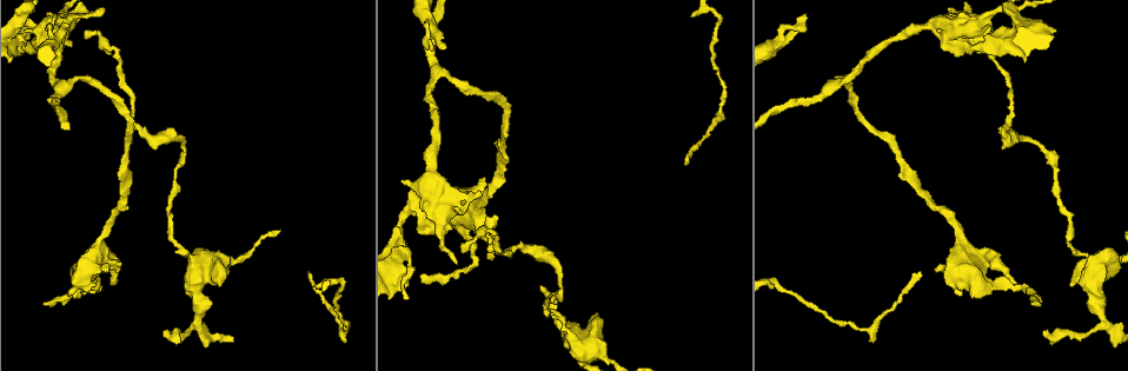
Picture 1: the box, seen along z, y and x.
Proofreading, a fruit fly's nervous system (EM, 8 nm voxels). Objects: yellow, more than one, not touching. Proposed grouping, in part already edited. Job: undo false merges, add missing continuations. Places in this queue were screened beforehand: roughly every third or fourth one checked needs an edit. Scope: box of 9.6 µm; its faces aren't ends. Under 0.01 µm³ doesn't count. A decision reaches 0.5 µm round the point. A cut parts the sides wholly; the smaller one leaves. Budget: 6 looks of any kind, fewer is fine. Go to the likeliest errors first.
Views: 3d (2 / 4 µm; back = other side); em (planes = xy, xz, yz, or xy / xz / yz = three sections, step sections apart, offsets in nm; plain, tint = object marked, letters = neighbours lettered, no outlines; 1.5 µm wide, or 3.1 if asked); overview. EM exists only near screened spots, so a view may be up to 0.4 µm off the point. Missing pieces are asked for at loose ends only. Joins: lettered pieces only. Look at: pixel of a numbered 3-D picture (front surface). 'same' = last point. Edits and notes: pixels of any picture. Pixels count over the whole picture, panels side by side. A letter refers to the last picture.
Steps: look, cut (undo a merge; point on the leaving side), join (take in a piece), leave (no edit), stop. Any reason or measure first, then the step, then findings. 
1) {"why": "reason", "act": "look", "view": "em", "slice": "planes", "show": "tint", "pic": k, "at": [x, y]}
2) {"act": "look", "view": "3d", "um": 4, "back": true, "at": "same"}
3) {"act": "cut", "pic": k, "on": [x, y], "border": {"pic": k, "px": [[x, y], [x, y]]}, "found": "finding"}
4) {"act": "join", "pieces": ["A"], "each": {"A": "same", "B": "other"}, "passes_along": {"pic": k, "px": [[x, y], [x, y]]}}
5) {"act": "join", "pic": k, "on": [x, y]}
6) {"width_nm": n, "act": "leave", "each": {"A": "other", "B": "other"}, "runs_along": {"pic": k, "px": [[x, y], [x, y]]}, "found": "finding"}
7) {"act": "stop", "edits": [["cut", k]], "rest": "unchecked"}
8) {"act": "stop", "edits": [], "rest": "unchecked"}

{"why": "an open end", "act": "look", "view": "em", "slice": "xy", "step": 8, "show": "letters", "pic": 1, "at": [217, 284]}

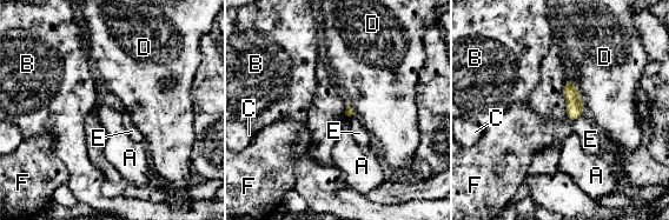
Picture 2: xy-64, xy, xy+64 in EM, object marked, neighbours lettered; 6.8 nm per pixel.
{"act": "leave", "each": {"A": "other", "B": "other", "C": "other", "D": "other", "E": "other", "F": "other"}, "found": "none of them fits"}

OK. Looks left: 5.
{"why": "branch stops here", "act": "look", "view": "em", "slice": "planes", "show": "letters", "pic": 1, "at": [943, 51]}

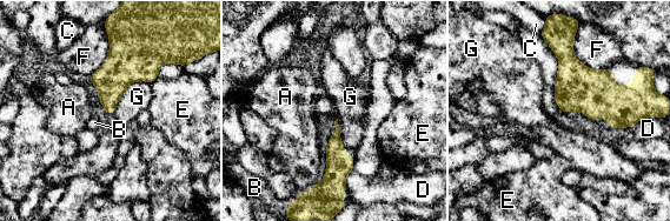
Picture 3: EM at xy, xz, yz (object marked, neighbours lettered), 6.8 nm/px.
{"act": "leave", "each": {"A": "other", "B": "other", "C": "other", "D": "other", "E": "other", "F": "other", "G": "other"}, "border": {"pic": 3, "px": [[145, 80], [124, 91], [112, 115]]}, "found": "no lettered piece goes on from it"}

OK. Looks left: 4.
{"why": "free end", "act": "look", "view": "em", "slice": "planes", "show": "tint", "pic": 1, "at": [444, 49]}

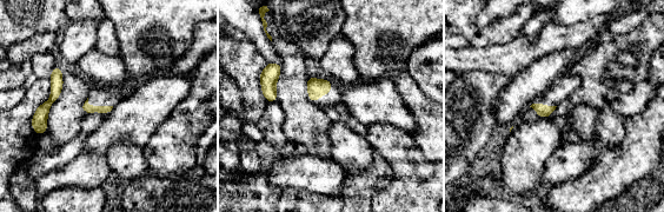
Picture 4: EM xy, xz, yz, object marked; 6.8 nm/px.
{"why": "what lies round it", "act": "look", "view": "em", "slice": "planes", "show": "letters", "at": "same"}

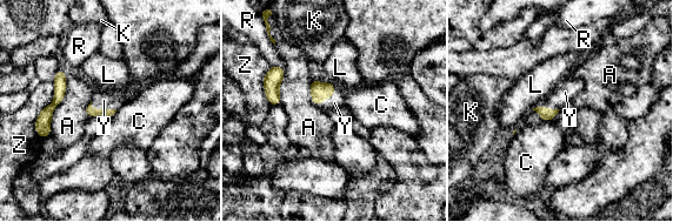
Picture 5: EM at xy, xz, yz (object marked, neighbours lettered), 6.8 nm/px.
{"act": "join", "pieces": ["Y"], "each": {"A": "other", "C": "other", "K": "other", "L": "other", "R": "other", "Y": "same", "Z": "other"}, "passes_along": {"pic": 5, "px": [[107, 113], [101, 109], [104, 100]]}, "found": "the cell continues"}

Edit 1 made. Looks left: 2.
{"act": "stop", "edits": [["join", 5]], "rest": "unchecked"}

